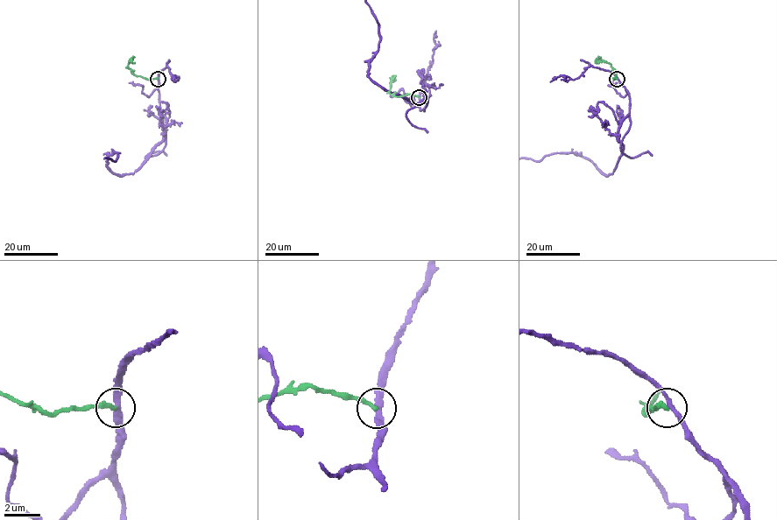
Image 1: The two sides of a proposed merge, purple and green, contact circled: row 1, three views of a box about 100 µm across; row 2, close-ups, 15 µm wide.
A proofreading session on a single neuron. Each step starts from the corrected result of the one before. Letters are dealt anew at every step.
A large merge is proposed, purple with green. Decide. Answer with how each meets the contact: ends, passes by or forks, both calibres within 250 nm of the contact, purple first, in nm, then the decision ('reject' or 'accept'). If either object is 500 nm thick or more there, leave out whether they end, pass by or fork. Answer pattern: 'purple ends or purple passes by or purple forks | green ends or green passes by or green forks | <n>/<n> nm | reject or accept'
purple passes by | green ends | 280/240 nm | reject

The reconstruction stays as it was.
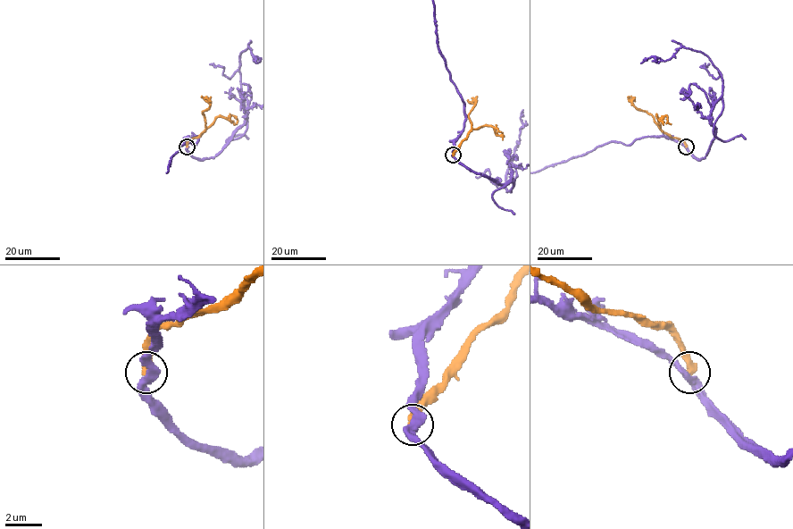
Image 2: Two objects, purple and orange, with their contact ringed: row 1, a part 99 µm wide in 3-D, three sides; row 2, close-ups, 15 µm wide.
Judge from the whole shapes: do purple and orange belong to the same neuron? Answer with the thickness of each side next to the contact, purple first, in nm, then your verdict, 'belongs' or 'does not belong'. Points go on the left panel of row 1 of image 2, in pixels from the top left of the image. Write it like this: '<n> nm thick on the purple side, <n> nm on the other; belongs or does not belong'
400 nm thick on the purple side, 440 nm on the other; does not belong

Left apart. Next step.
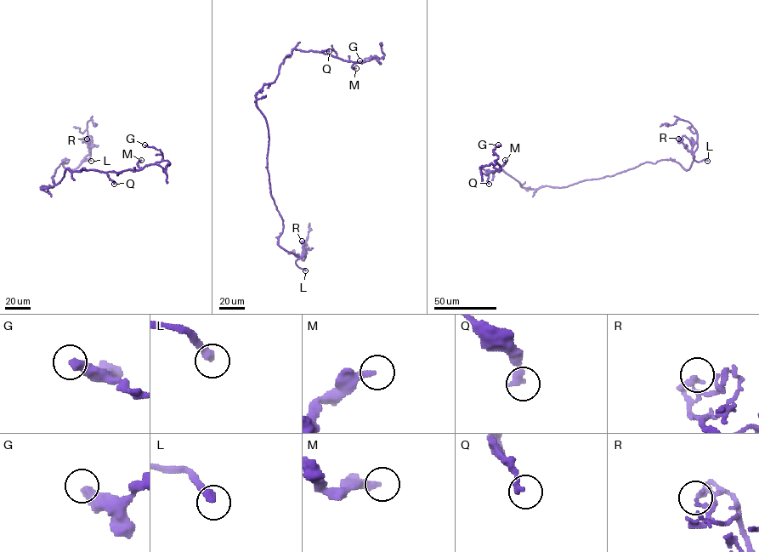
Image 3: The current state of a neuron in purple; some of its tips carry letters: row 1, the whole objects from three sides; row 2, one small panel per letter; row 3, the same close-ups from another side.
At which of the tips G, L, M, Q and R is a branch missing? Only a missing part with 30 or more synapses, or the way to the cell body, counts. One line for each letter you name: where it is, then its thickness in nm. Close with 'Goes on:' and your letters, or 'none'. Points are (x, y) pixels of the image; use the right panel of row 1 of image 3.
L: place (707, 161); calibre 360 nm
Goes on: L

